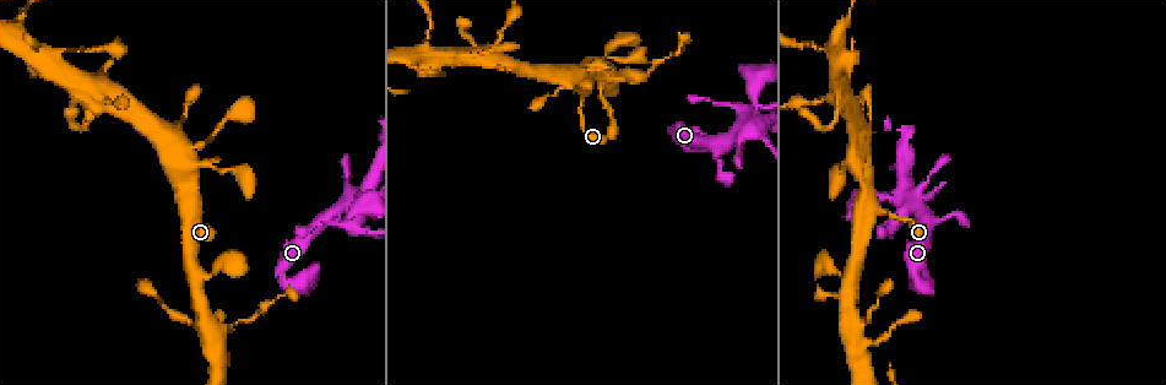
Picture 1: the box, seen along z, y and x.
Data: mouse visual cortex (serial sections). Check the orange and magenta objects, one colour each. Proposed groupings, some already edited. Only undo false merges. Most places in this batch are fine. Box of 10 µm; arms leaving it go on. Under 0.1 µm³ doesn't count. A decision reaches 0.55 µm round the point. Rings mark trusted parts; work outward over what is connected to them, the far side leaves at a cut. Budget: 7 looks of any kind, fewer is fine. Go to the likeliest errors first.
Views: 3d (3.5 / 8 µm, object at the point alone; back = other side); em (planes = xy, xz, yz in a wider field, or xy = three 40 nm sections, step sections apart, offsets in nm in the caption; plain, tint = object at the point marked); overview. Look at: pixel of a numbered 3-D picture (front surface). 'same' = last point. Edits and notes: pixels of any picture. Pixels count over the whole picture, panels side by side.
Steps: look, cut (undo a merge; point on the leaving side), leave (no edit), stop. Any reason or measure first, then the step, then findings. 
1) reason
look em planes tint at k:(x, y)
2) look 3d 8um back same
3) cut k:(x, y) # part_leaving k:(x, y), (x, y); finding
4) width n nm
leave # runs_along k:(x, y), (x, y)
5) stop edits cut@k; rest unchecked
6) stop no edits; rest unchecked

narrows sharply
look 3d 3.5um at 1:(909, 195)

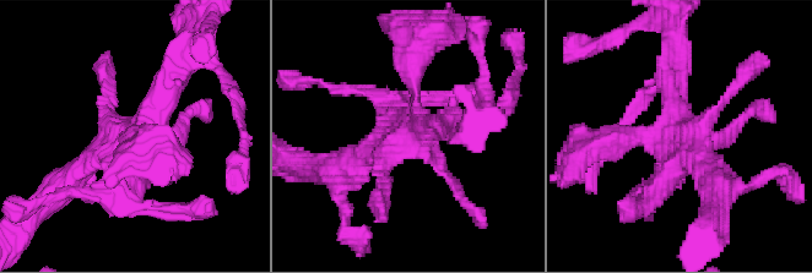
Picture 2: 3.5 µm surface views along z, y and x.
look em xy step 5 tint at 2:(412, 132)

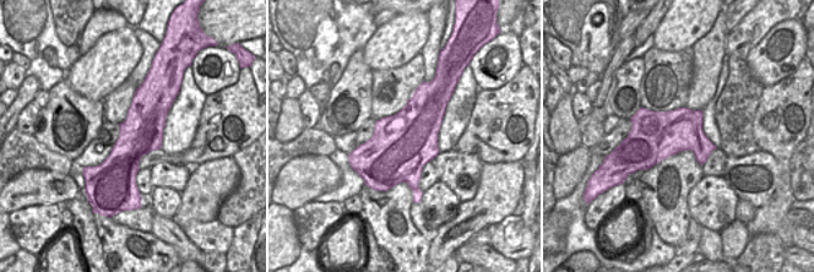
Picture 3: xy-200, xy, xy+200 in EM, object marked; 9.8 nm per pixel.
leave # runs_along 2:(347, 164), (416, 130), (416, 52); all the same cell

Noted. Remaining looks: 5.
looks like a crossing
look 3d 3.5um at 1:(195, 165)

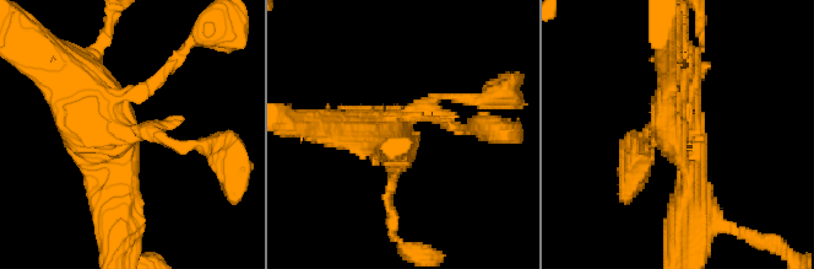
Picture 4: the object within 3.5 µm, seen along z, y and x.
look em xy step 3 tint at 4:(403, 122)

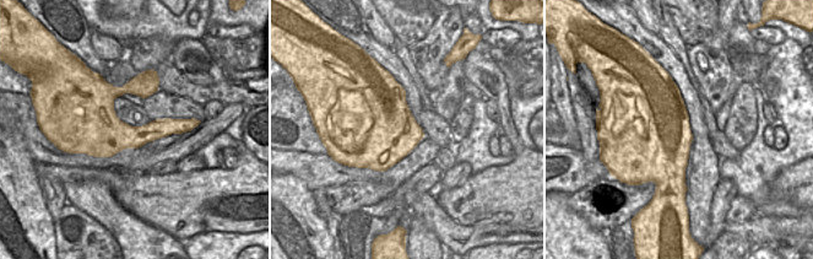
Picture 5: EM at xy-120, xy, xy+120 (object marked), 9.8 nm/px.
leave # runs_along 4:(119, 208), (119, 128), (61, 60); continuous, no second cell

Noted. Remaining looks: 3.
three arms meet
look 3d 3.5um at 1:(104, 94)

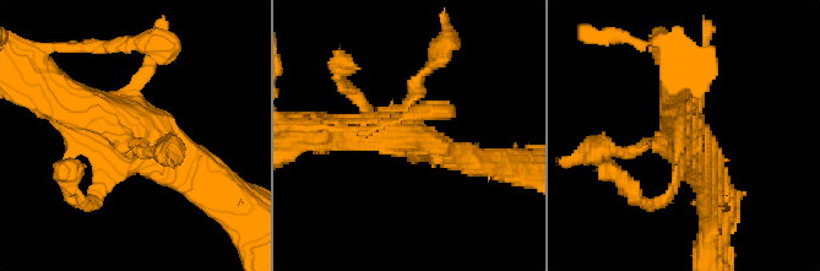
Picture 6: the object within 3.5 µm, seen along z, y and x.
look em planes tint at 6:(130, 137)

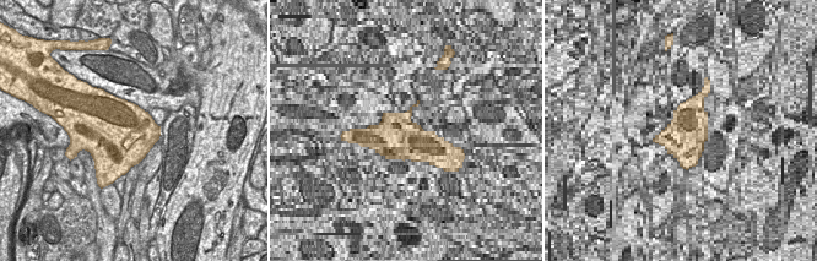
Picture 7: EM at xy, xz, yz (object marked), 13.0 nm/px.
leave # runs_along 6:(196, 162), (58, 95); all the same cell

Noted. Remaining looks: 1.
stop no edits; rest unchecked

